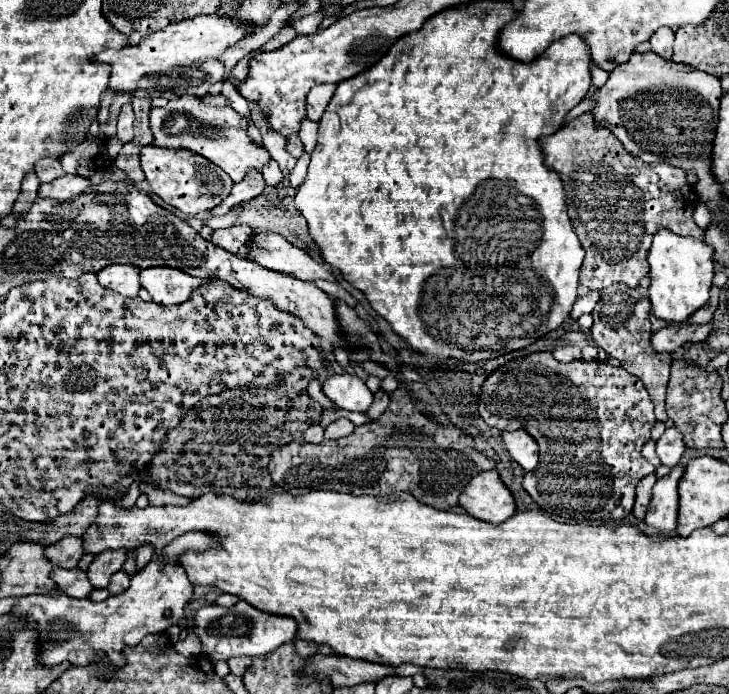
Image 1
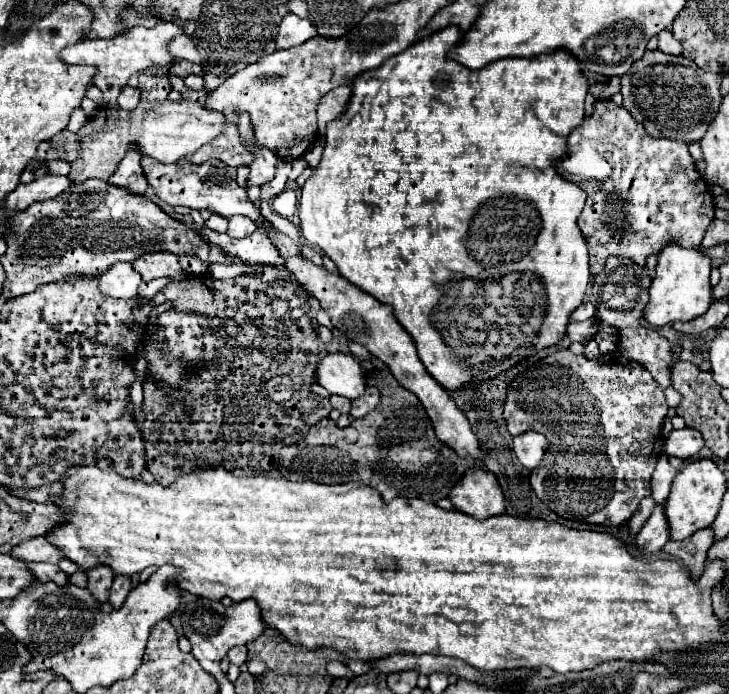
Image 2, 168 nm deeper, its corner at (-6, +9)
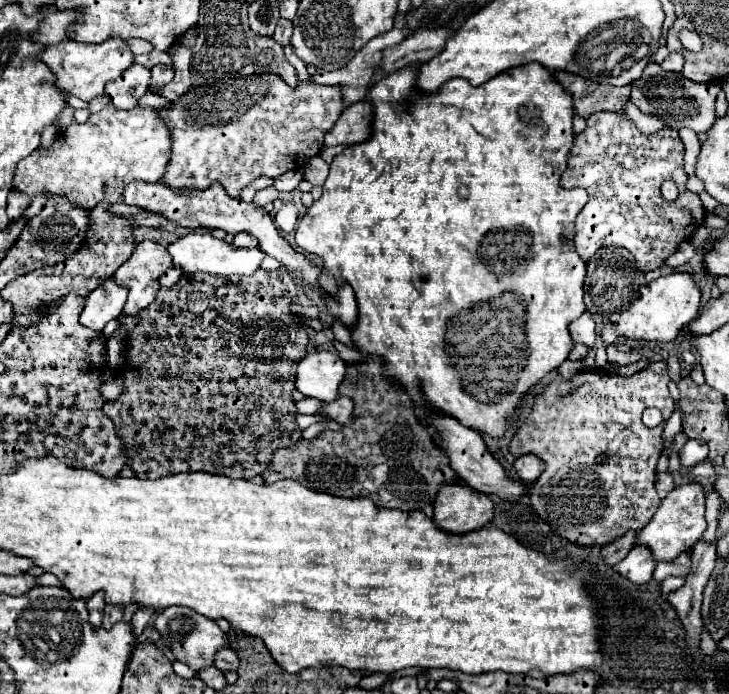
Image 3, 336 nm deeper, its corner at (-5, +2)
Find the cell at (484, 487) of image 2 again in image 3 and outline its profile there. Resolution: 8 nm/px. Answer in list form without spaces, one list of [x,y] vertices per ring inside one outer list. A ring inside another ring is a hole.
[[[453,483],[443,485],[433,509],[433,517],[443,531],[467,533],[491,523],[495,503],[465,483]]]

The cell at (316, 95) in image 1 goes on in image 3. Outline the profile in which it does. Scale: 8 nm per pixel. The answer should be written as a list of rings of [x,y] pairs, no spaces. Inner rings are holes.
[[[359,101],[341,113],[337,123],[333,125],[333,131],[325,135],[325,145],[353,145],[361,143],[371,133],[371,119],[373,119],[373,107],[369,101]]]

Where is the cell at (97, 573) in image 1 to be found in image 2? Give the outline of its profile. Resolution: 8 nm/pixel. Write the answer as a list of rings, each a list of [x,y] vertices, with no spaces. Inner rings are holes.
[[[96,566],[92,570],[86,572],[88,576],[88,590],[92,592],[94,600],[96,602],[106,602],[108,600],[108,594],[110,594],[110,586],[112,586],[112,580],[114,580],[114,574],[108,566]]]

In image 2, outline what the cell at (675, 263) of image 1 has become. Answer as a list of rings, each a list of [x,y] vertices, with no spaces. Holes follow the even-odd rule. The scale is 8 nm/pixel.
[[[668,244],[658,254],[658,266],[654,280],[650,284],[650,300],[644,308],[644,318],[650,326],[660,328],[674,322],[690,322],[698,316],[702,316],[712,298],[710,298],[712,286],[710,286],[710,258],[702,250],[692,248],[678,248],[676,244]]]

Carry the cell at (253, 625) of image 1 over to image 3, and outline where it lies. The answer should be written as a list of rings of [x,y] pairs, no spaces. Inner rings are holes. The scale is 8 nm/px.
[[[169,607],[169,609],[165,609],[157,617],[155,627],[161,633],[165,645],[175,655],[175,659],[187,663],[195,671],[201,671],[205,667],[211,667],[213,661],[215,661],[215,653],[221,647],[229,645],[229,635],[223,633],[215,621],[205,619],[203,615],[197,615],[195,611],[189,611],[187,607]]]

